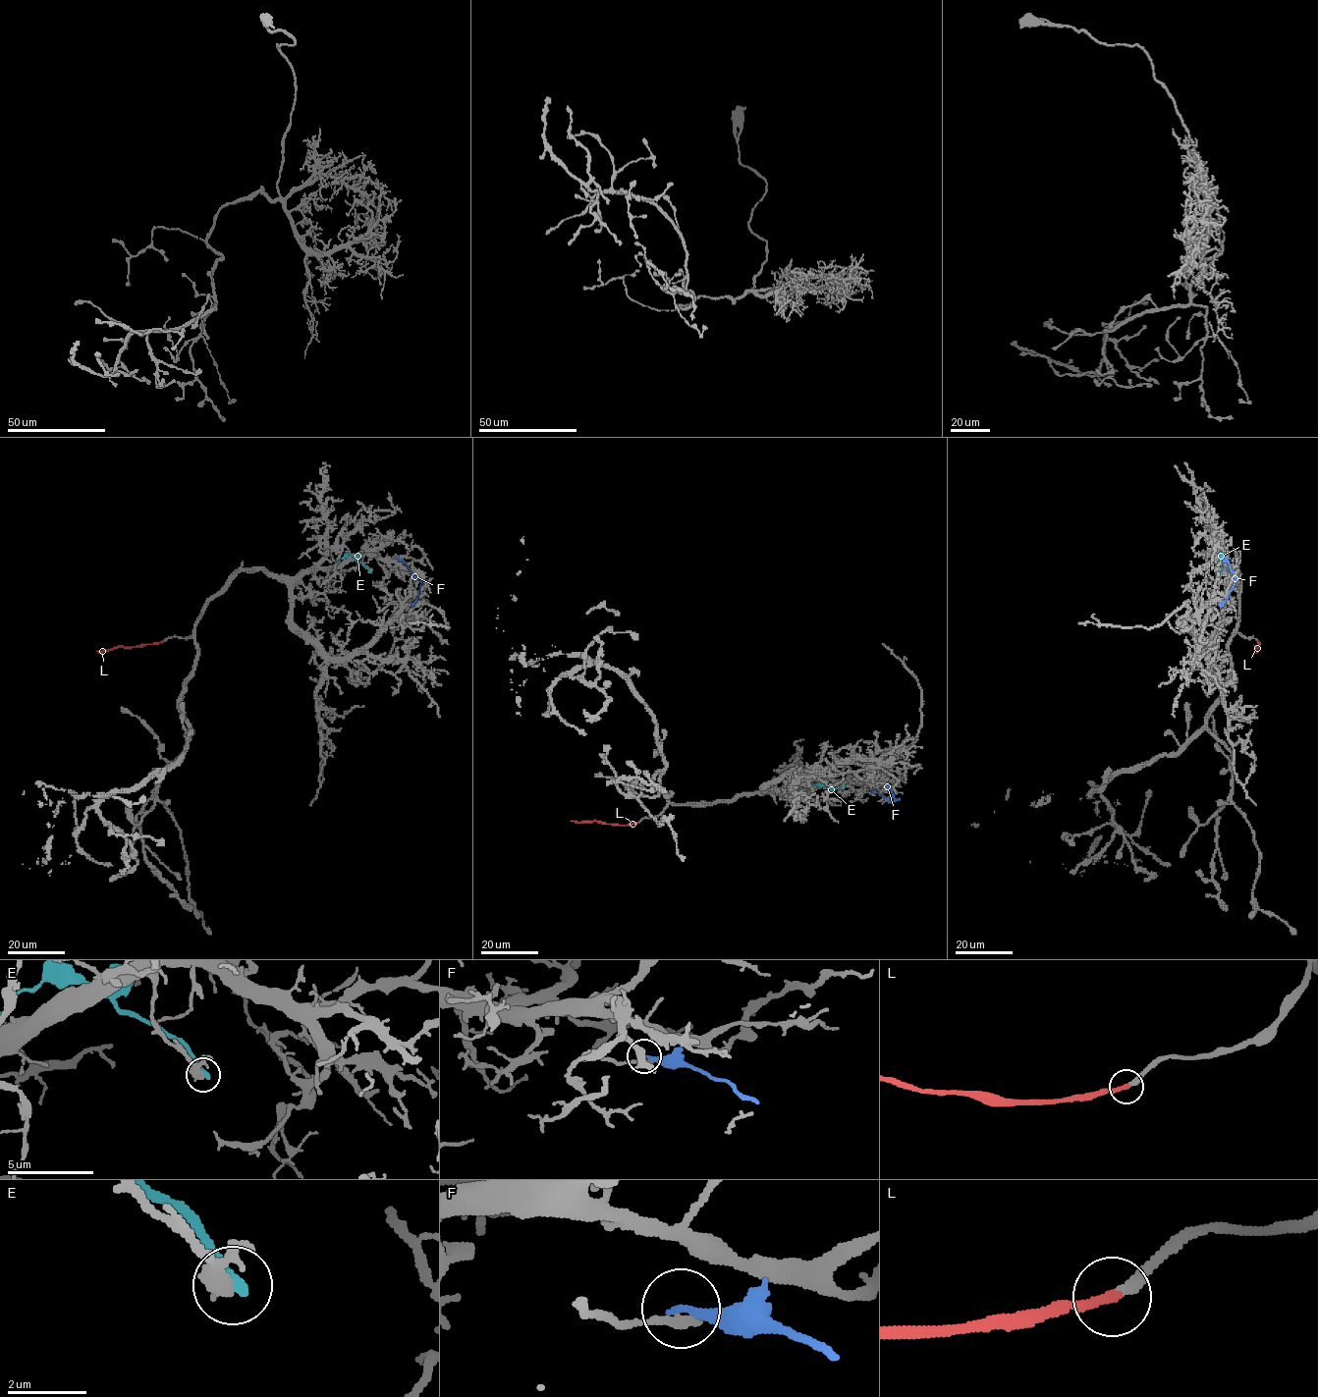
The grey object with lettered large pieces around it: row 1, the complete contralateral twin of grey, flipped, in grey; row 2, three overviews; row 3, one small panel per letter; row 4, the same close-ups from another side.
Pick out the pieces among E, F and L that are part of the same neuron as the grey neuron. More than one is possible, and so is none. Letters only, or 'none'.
L

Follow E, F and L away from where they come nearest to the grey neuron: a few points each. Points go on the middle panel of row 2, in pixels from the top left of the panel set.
E: (845, 785), (831, 788), (810, 782)
F: (868, 790), (894, 800), (885, 784)
L: (637, 823), (615, 825), (571, 821)

